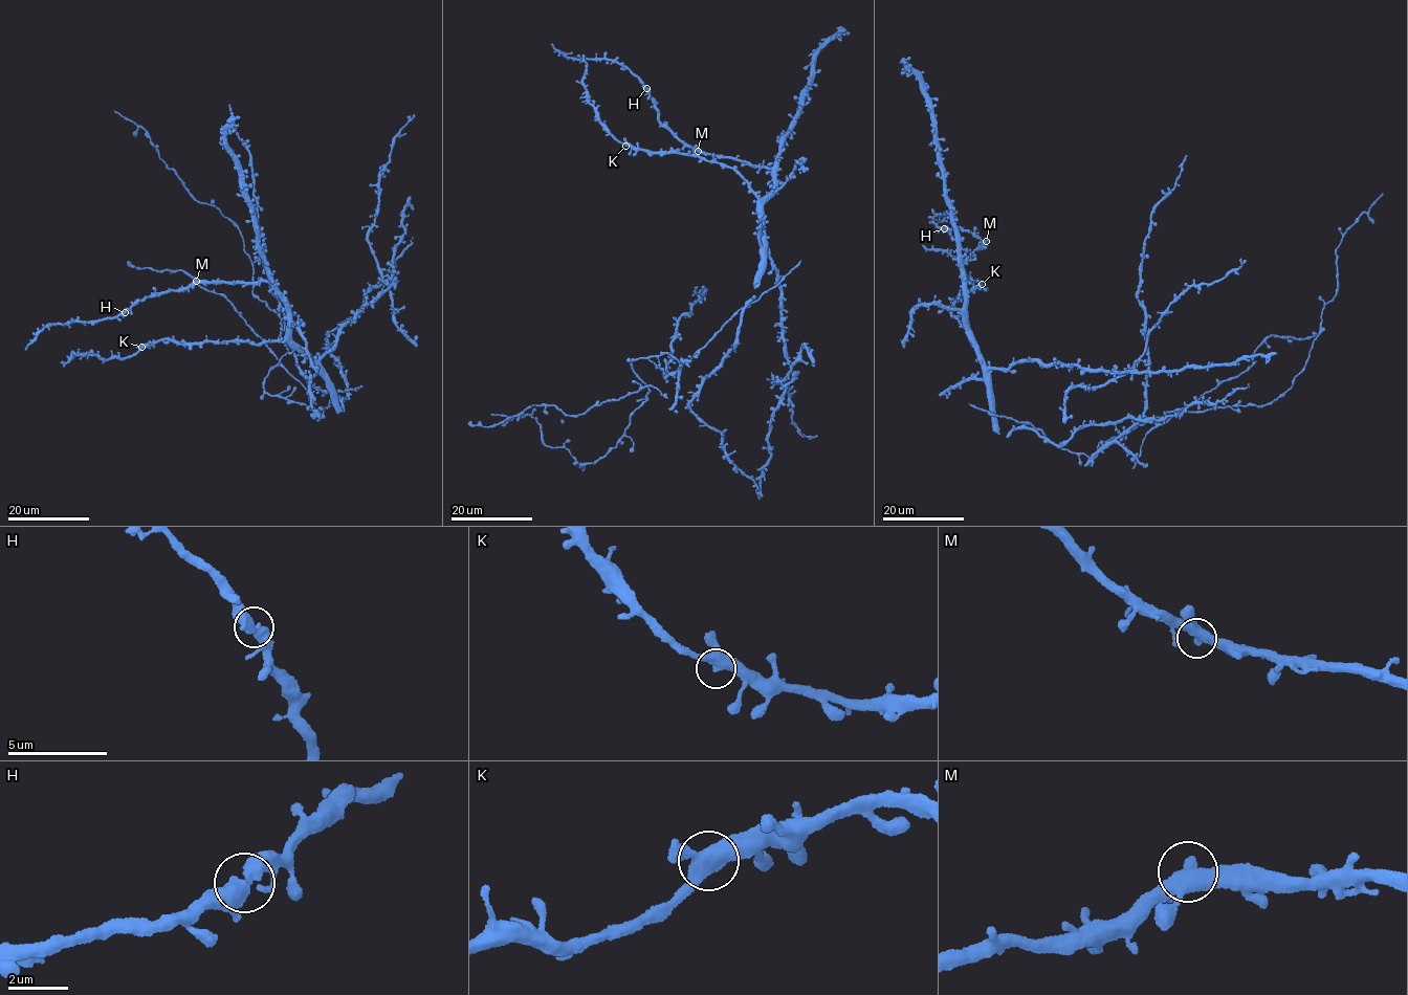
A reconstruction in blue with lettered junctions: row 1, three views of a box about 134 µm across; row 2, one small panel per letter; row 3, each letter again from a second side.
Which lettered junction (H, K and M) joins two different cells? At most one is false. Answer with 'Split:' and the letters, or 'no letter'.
Split: no letter

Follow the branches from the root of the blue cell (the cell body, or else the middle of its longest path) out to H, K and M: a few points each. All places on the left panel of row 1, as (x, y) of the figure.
H: (325, 407), (335, 394), (343, 410), (320, 361), (291, 338), (287, 299), (269, 283), (199, 280), (124, 311)
K: (325, 407), (335, 394), (343, 410), (337, 410), (324, 368), (284, 341), (184, 343), (162, 339), (141, 347)
M: (325, 407), (335, 394), (343, 410), (320, 361), (291, 338), (289, 306), (282, 292), (259, 280), (196, 281)

